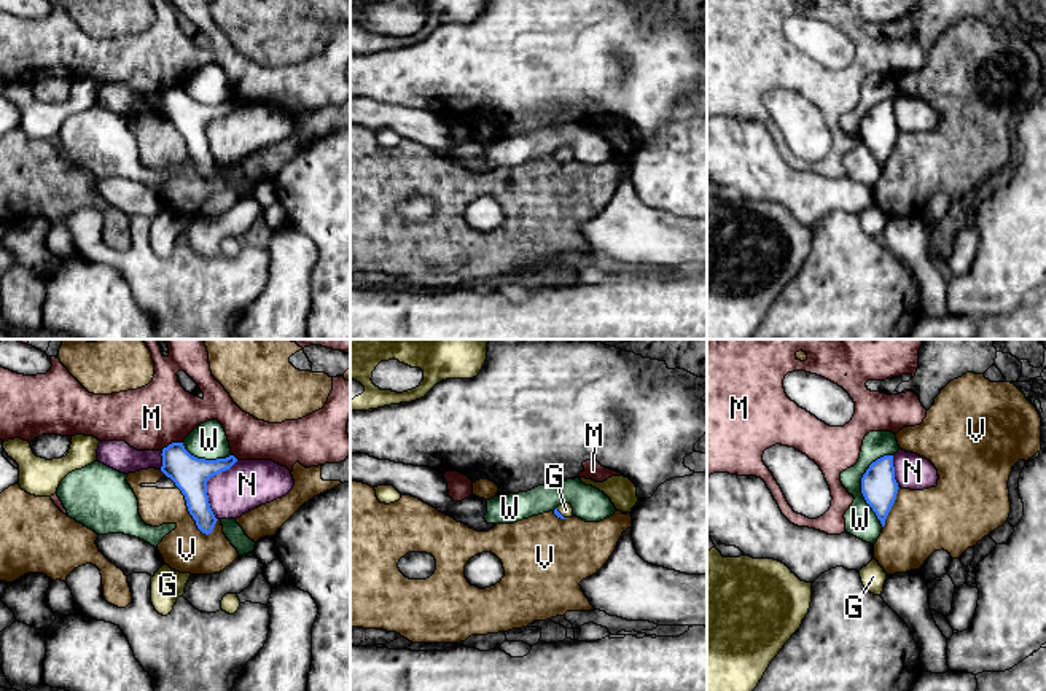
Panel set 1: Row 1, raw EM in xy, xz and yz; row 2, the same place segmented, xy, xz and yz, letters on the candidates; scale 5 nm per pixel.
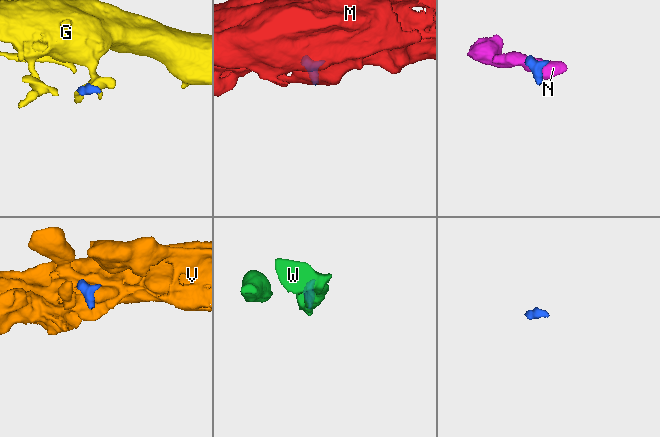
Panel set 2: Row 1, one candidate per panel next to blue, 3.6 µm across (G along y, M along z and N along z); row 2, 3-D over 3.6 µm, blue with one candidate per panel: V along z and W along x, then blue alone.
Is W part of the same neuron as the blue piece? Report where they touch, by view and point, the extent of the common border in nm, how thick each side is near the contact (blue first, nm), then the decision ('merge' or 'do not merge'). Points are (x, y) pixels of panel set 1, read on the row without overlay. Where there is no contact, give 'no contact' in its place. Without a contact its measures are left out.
yz (862, 129) | 380 nm | 190/160 nm | do not merge

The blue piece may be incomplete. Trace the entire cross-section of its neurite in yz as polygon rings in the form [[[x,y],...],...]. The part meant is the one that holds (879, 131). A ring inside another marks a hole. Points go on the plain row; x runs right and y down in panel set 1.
[[[884,99],[872,105],[861,121],[861,137],[882,170],[896,143],[898,132],[893,99]]]

